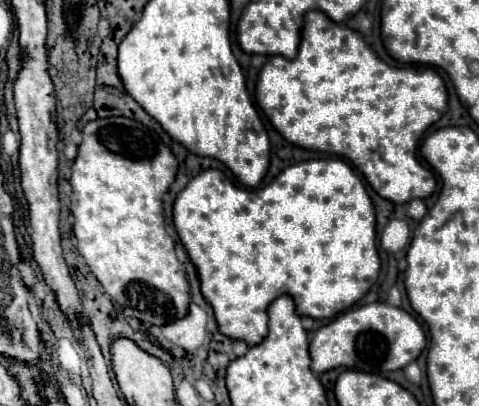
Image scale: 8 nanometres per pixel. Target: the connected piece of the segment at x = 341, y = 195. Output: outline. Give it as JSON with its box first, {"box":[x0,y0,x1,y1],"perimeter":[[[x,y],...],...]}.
{"box":[173,158,379,346],"perimeter":[[[325,158],[325,160],[309,160],[309,162],[299,162],[295,166],[289,166],[287,170],[283,170],[271,184],[267,184],[265,188],[255,188],[255,190],[239,190],[239,186],[233,186],[231,180],[219,172],[219,170],[205,170],[199,176],[195,176],[185,190],[181,190],[177,194],[177,200],[173,204],[173,224],[175,230],[191,258],[191,262],[197,268],[199,274],[199,282],[201,282],[201,294],[203,298],[213,306],[213,314],[219,326],[219,332],[225,334],[231,340],[243,340],[249,346],[259,344],[265,336],[267,336],[267,306],[269,302],[273,302],[275,298],[287,294],[293,298],[295,302],[295,312],[299,316],[311,316],[315,320],[327,320],[333,318],[337,314],[341,314],[343,310],[347,310],[349,306],[353,306],[359,298],[365,296],[365,292],[369,290],[369,286],[377,280],[379,276],[379,254],[375,248],[375,212],[373,212],[373,204],[367,196],[367,190],[361,182],[361,178],[353,172],[353,168],[339,160],[339,158]]]}

